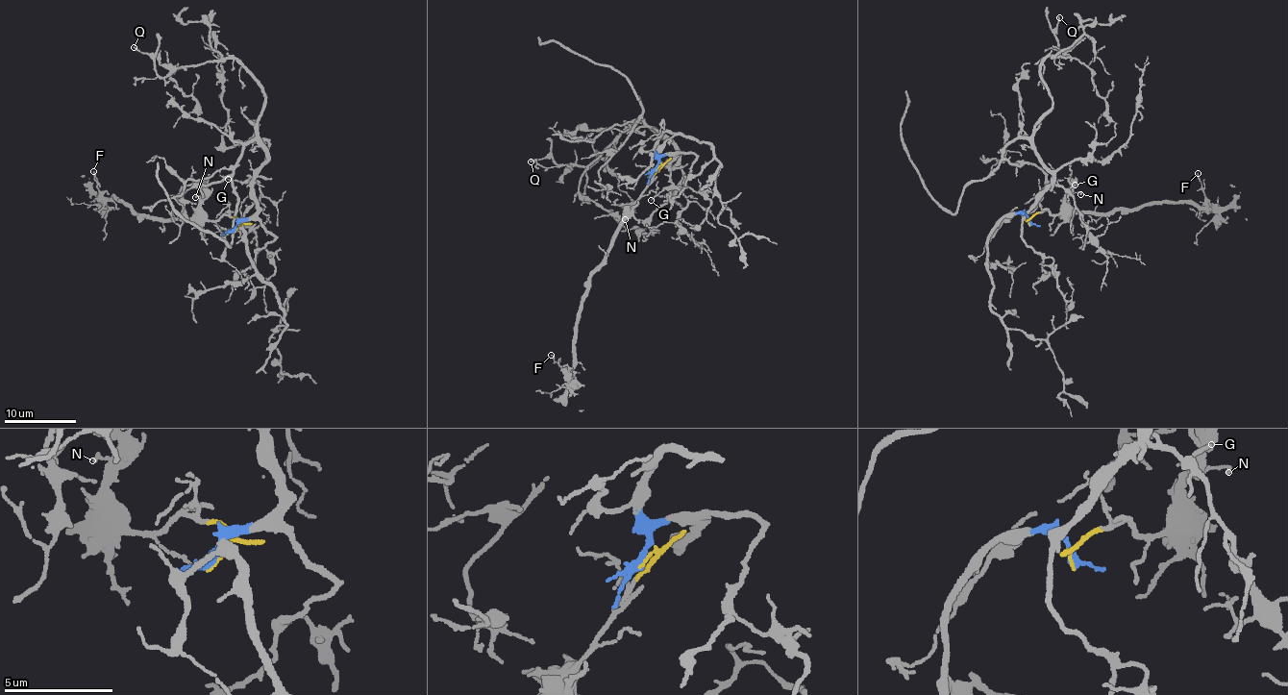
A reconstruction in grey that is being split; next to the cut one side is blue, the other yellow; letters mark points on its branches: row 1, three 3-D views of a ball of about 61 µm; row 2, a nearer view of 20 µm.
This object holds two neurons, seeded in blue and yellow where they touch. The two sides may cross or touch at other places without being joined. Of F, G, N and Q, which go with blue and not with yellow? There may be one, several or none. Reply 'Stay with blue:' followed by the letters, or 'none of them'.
Stay with blue: G, Q

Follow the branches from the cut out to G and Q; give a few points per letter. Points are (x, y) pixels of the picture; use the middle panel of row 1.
G: (657, 169), (663, 155), (673, 156), (667, 187), (652, 199)
Q: (657, 169), (663, 155), (673, 156), (668, 165), (674, 165), (677, 150), (636, 122), (588, 164), (531, 161)

